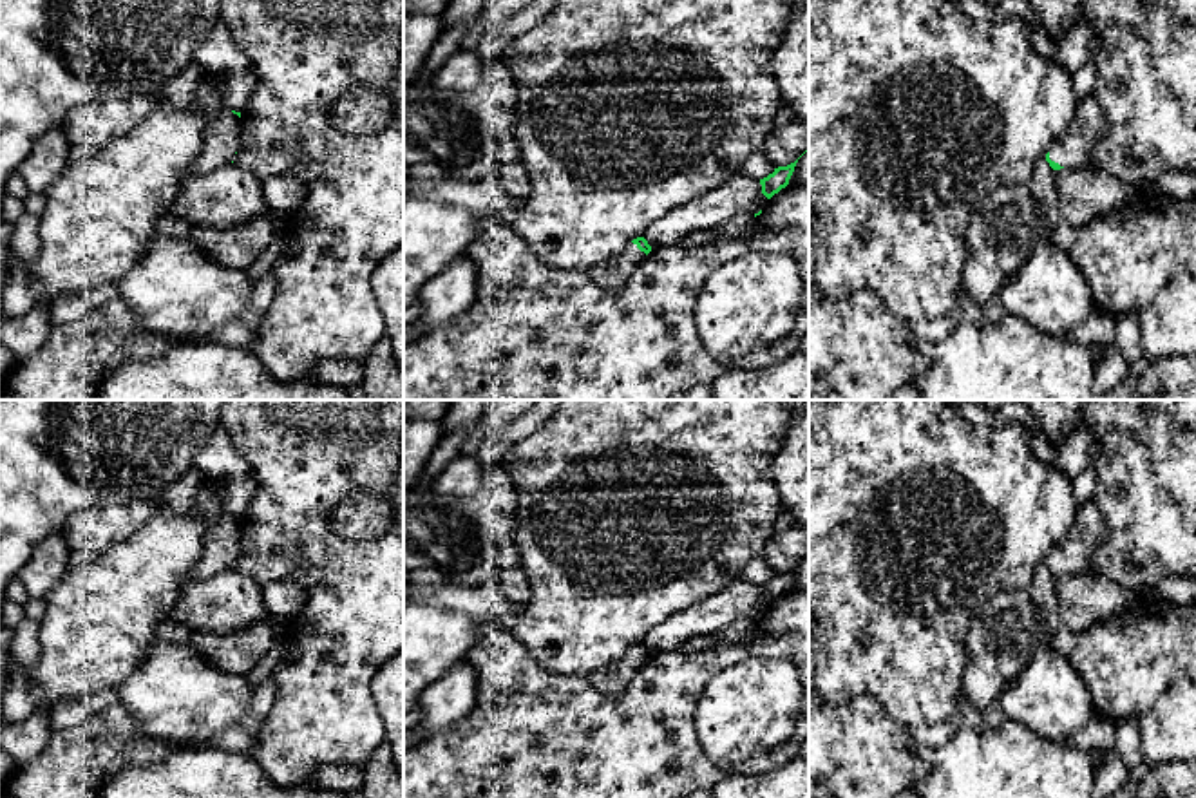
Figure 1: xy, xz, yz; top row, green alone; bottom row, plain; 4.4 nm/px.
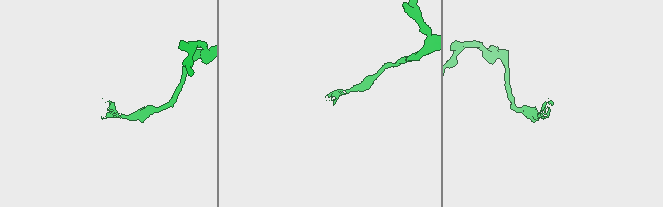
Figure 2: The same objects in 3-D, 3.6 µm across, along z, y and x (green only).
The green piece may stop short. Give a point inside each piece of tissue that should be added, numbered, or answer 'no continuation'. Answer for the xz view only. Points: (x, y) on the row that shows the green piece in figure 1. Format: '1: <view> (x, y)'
1: xz (614, 274)

